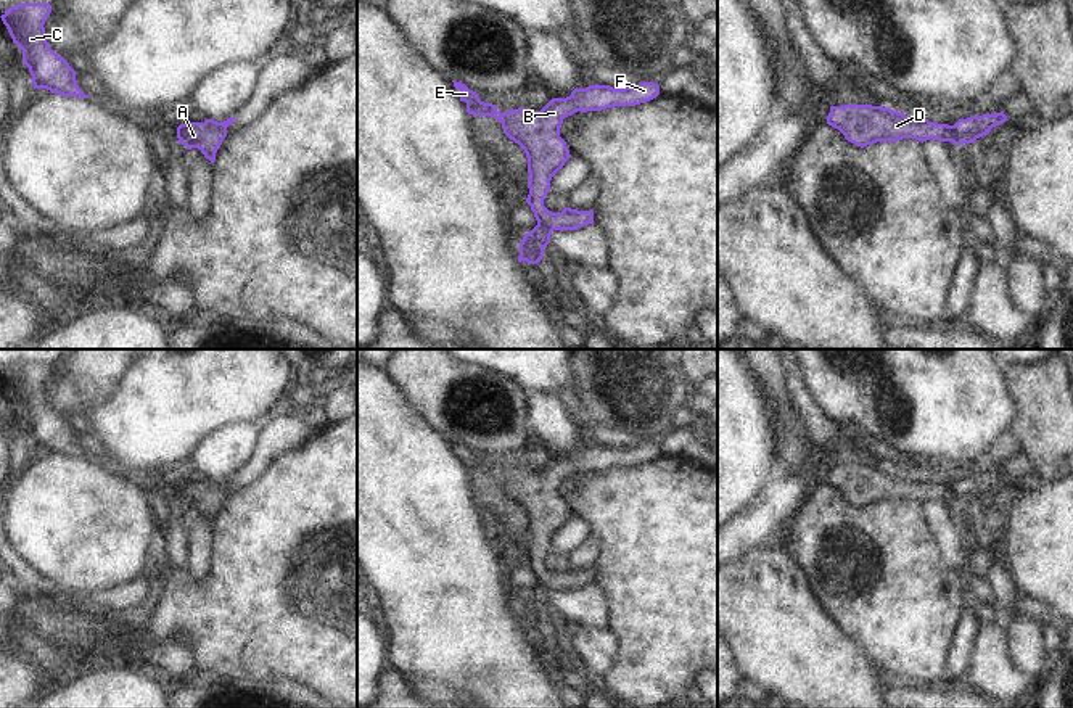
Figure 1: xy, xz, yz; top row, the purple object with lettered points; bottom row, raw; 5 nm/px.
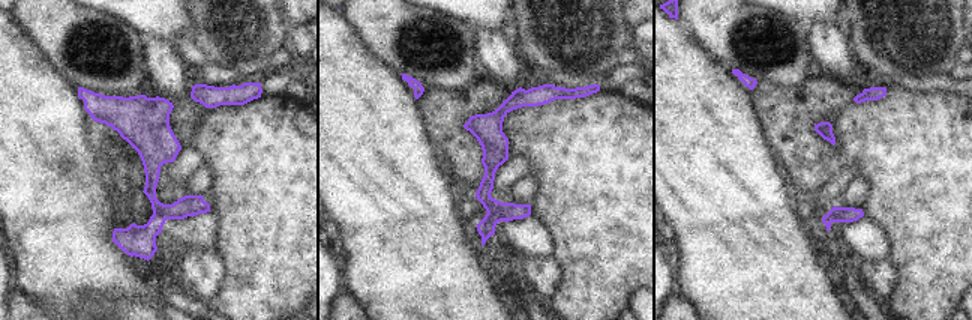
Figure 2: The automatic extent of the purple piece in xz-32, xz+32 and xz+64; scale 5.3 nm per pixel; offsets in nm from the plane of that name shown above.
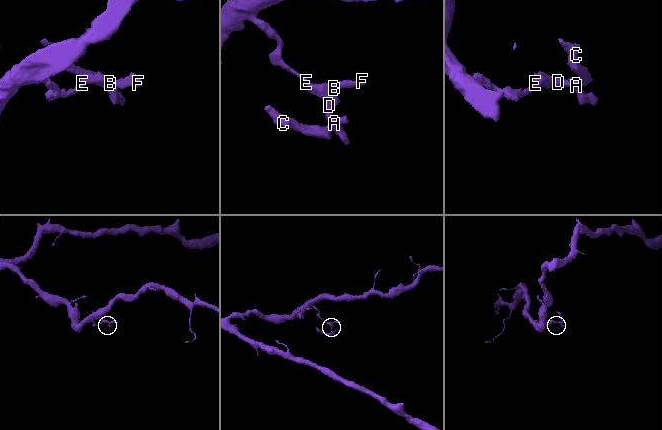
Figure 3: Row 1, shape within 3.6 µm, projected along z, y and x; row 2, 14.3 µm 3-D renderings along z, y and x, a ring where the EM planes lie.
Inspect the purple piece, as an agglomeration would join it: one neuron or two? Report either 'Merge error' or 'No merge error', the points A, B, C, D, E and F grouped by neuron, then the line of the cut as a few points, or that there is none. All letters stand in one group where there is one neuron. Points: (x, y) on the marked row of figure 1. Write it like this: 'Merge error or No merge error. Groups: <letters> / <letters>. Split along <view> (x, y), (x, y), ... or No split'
Merge error. Groups: A B D E F / C. Split along yz (954, 126), (951, 140)

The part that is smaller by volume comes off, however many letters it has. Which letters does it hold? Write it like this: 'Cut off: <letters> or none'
Cut off: C

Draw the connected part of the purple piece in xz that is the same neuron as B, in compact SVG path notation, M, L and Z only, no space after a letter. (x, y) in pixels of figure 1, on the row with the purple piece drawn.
M452 80L460 90L460 101L467 103L467 113L473 116L491 116L502 122L504 134L518 143L528 158L526 198L539 225L549 230L578 230L594 224L594 211L565 208L552 212L544 206L550 190L552 177L571 158L566 142L560 137L563 119L581 111L602 111L613 106L635 106L660 95L660 85L642 82L639 85L613 88L610 85L589 85L574 88L566 98L552 98L541 111L526 108L500 113L492 103L479 100L478 93L465 84Z

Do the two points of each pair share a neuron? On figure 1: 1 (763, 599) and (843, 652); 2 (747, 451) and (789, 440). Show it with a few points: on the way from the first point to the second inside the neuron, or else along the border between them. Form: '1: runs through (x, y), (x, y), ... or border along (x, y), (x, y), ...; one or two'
1: runs through (782, 618), (816, 652), (824, 652); one
2: border along (772, 411), (776, 423), (774, 451); two

